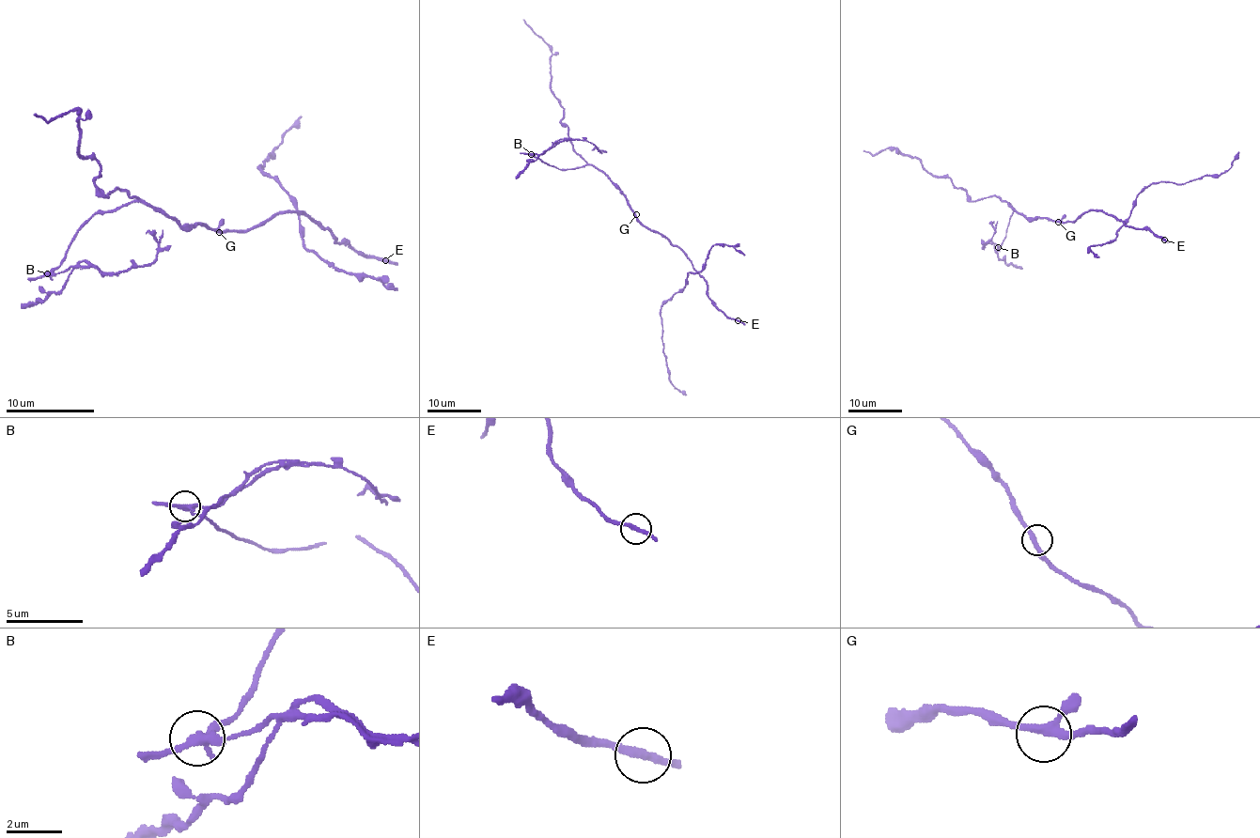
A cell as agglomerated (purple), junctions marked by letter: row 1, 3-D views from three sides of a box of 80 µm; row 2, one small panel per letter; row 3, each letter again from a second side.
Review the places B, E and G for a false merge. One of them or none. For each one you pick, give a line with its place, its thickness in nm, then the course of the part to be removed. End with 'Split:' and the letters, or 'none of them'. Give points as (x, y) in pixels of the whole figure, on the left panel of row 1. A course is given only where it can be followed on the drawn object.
B: Place: (47, 273). Thickness 240 nm. Course of the part to remove: (47, 274), (89, 267), (128, 271), (149, 265), (159, 252), (159, 240), (145, 234)
Split: B

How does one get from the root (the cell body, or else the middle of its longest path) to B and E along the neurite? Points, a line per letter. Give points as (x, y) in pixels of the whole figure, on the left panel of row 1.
B: (214, 229), (205, 225), (178, 225), (147, 203), (134, 200), (99, 211), (76, 234), (65, 258), (47, 274)
E: (214, 229), (243, 232), (278, 214), (303, 211), (318, 221), (338, 242), (348, 242), (356, 252), (385, 260)

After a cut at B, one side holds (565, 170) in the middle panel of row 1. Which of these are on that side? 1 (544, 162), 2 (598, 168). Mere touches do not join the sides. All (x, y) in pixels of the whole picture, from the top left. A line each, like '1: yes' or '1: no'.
1: yes
2: yes

